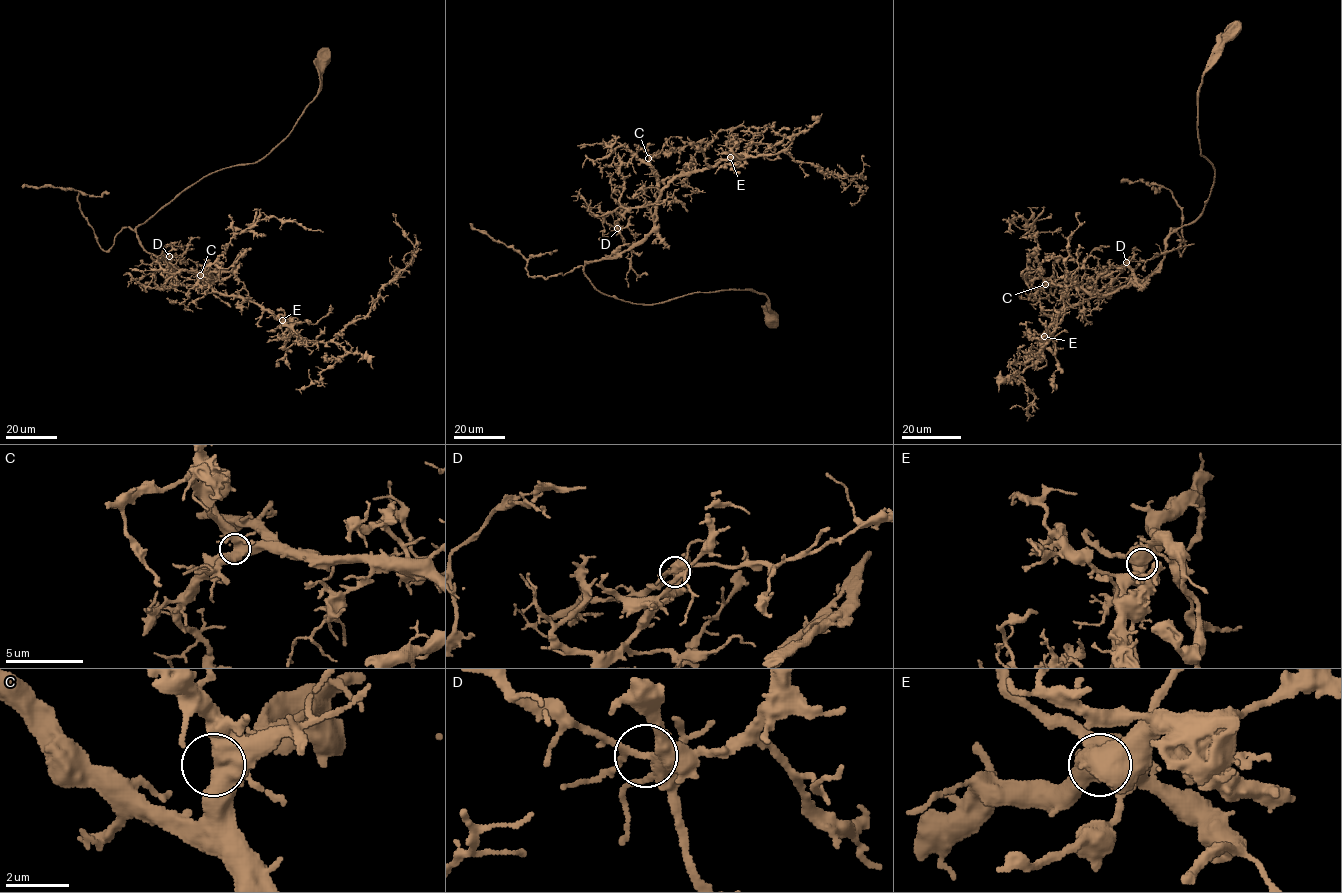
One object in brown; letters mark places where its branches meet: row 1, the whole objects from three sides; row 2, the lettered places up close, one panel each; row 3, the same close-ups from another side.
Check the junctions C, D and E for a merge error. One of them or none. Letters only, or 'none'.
E

